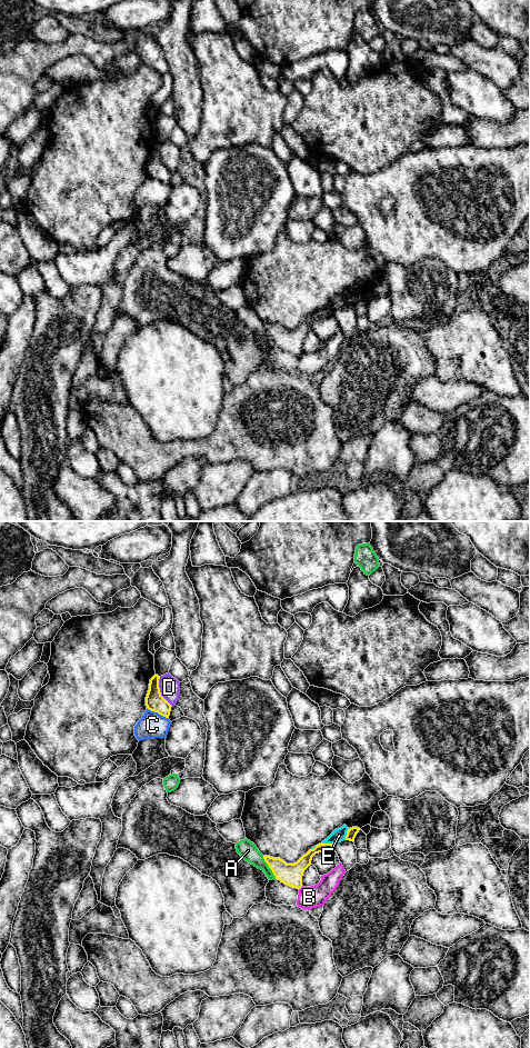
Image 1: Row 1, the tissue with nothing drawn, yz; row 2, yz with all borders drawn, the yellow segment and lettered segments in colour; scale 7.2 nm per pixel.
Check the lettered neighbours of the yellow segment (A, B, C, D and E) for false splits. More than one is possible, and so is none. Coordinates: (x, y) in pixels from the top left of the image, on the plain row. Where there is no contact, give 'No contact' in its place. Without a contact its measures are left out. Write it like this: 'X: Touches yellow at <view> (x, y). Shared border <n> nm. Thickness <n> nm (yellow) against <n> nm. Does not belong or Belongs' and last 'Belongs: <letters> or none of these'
A: Touches yellow at yz (269, 333). Shared border 190 nm. Thickness 160 nm (yellow) against 140 nm. Does not belong
B: Touches yellow at yz (300, 353). Shared border 40 nm. Thickness 160 nm (yellow) against 160 nm. Does not belong
C: Touches yellow at yz (158, 179). Shared border 160 nm. Thickness 140 nm (yellow) against 190 nm. Does not belong
D: Touches yellow at yz (159, 158). Shared border 240 nm. Thickness 140 nm (yellow) against 140 nm. Does not belong
E: Touches yellow at yz (329, 310). Shared border 100 nm. Thickness 90 nm (yellow) against 100 nm. Does not belong
Belongs: none of these

